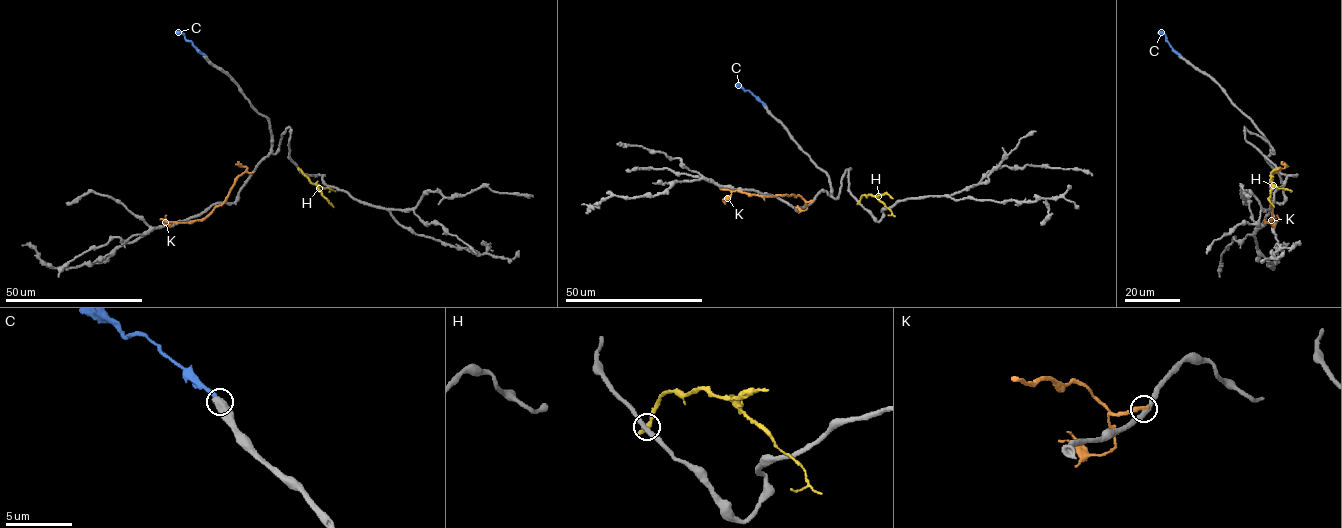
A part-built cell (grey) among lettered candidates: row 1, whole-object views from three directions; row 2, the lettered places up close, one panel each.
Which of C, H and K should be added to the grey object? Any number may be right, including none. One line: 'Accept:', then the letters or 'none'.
Accept: none

